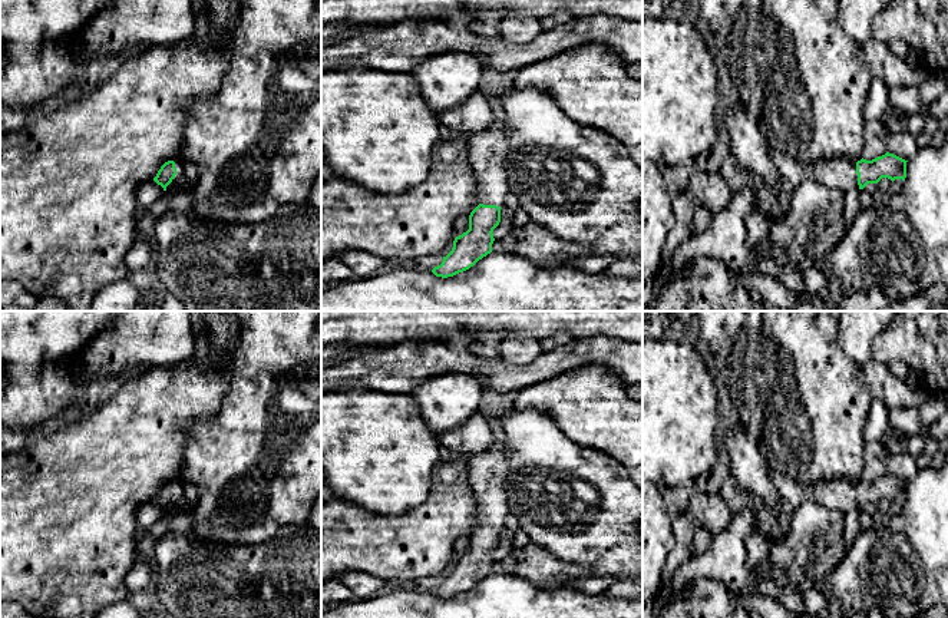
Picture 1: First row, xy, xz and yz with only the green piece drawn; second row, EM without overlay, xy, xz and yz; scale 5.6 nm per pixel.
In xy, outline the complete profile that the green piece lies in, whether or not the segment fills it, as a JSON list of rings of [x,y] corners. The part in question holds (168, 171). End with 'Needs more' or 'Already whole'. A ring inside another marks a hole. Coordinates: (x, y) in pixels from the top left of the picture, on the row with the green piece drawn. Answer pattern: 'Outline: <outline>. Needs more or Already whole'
Outline: [[[174,158],[165,162],[158,171],[153,181],[163,189],[178,189],[178,179],[182,176],[182,161]]]. Needs more

